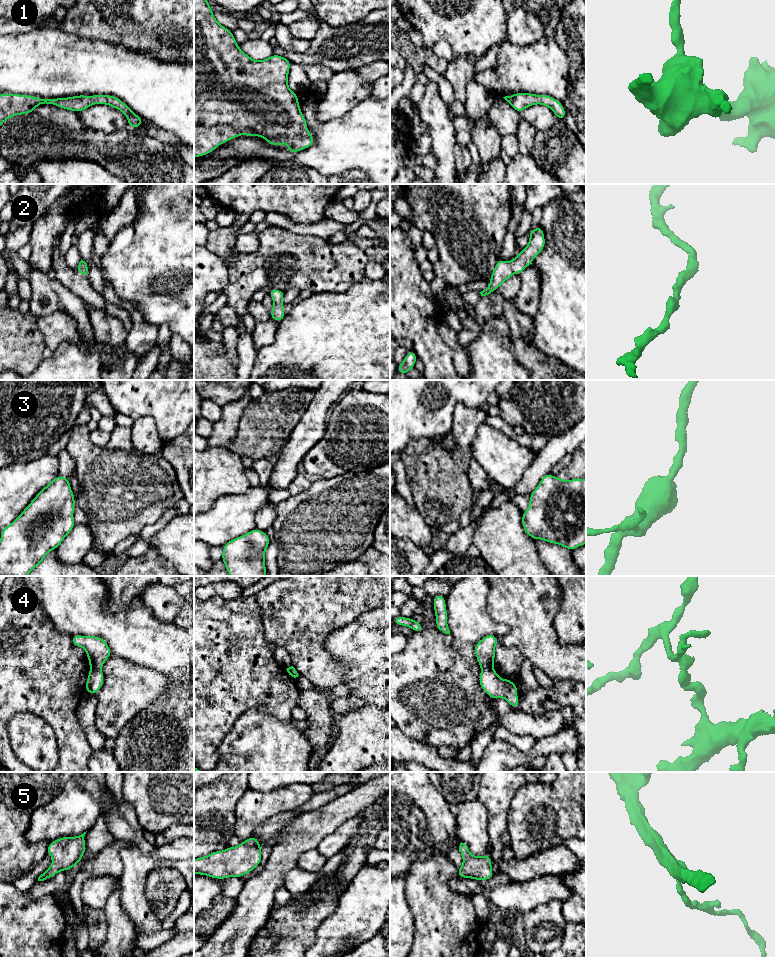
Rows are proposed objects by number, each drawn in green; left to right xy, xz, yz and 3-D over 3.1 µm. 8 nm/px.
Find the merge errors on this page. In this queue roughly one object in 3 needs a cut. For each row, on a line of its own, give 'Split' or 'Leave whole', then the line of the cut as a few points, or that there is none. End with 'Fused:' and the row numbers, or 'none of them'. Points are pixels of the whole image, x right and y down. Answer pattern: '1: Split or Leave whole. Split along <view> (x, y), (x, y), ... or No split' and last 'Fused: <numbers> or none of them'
1: Leave whole. No split
2: Leave whole. No split
3: Leave whole. No split
4: Split. Split along yz (492, 666), (482, 669)
5: Leave whole. No split
Fused: 4

